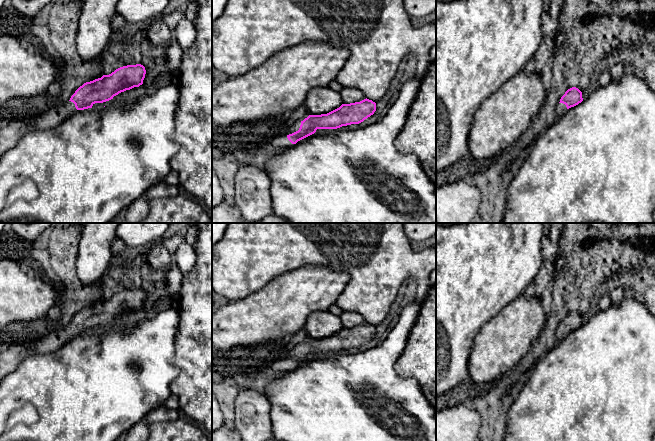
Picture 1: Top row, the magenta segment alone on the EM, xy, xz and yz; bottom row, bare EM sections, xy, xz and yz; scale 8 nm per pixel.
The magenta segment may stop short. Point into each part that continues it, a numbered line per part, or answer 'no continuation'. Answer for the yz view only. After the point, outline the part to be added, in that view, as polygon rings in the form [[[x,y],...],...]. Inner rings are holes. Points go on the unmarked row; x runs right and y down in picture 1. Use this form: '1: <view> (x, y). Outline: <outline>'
1: yz (561, 333). Outline: [[[559,327],[556,333],[557,341],[562,341],[567,336],[567,334],[568,333],[565,328]]]

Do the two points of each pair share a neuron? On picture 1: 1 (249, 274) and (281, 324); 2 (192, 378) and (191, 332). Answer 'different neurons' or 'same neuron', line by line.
1: different neurons
2: same neuron

